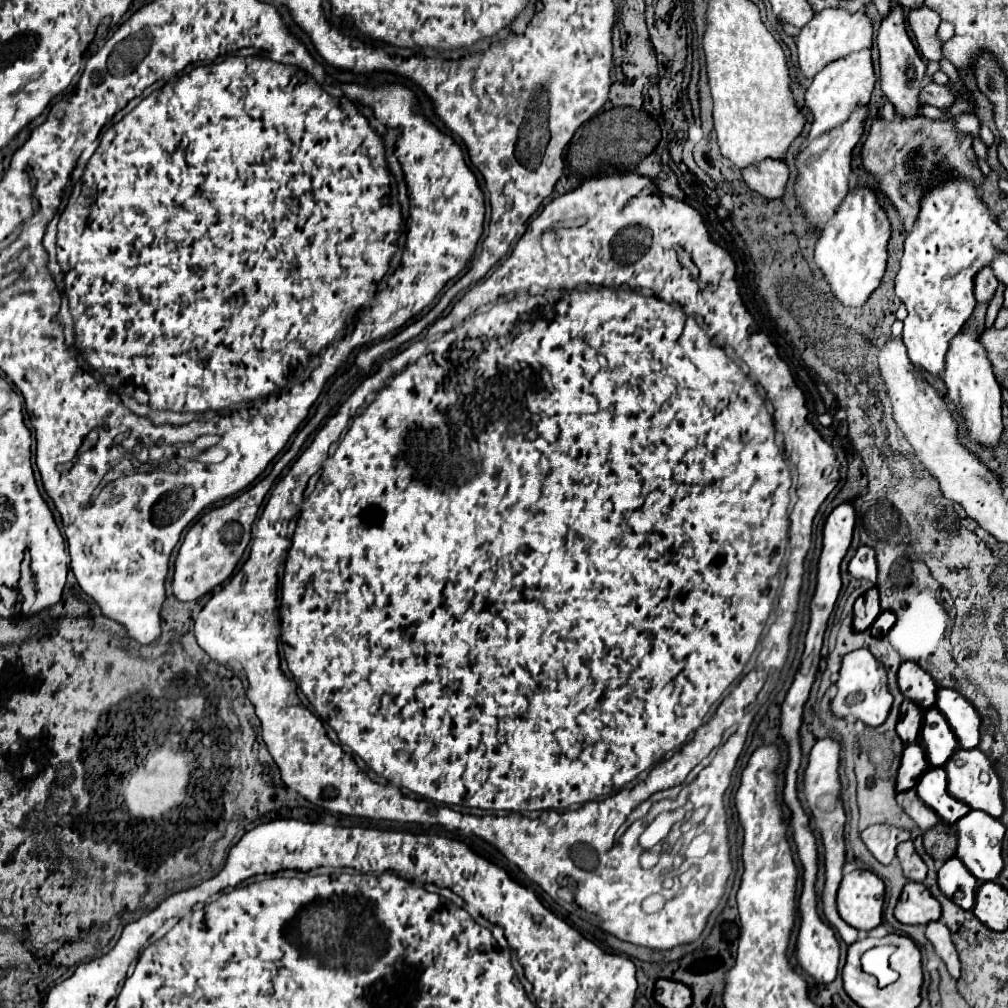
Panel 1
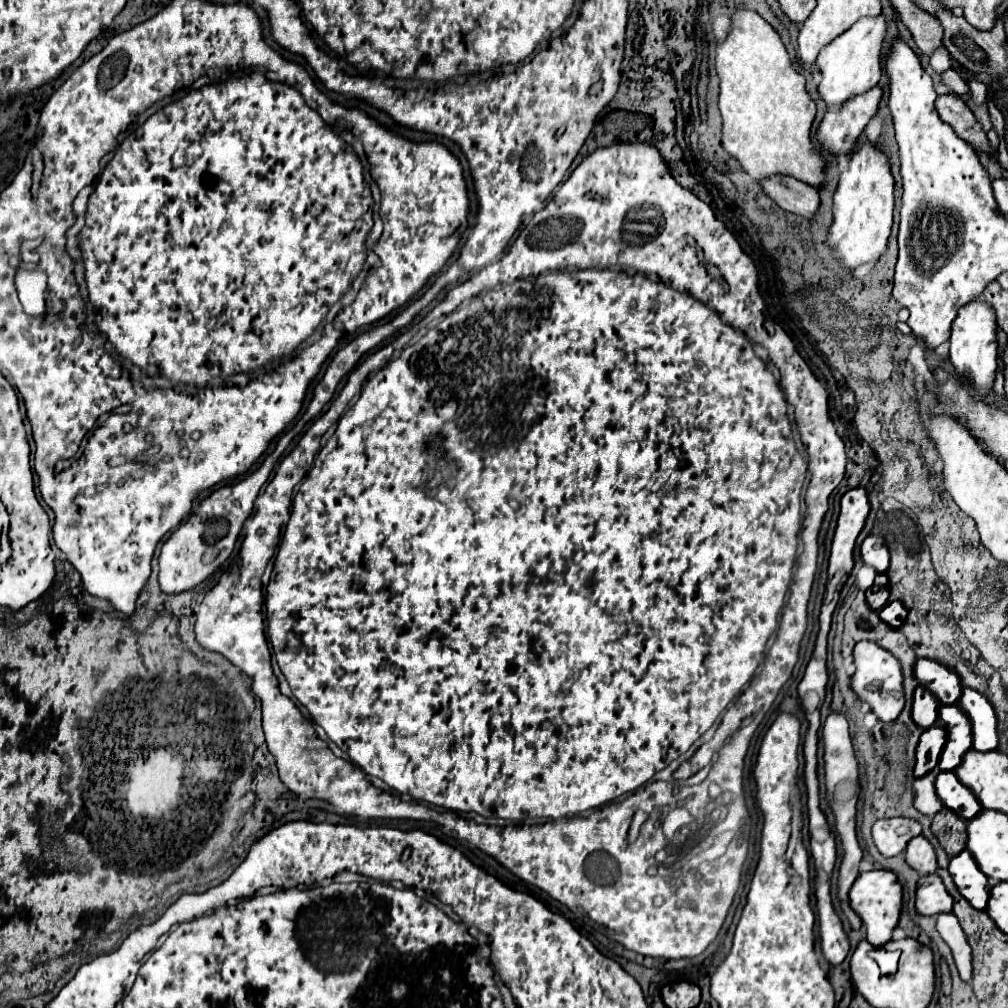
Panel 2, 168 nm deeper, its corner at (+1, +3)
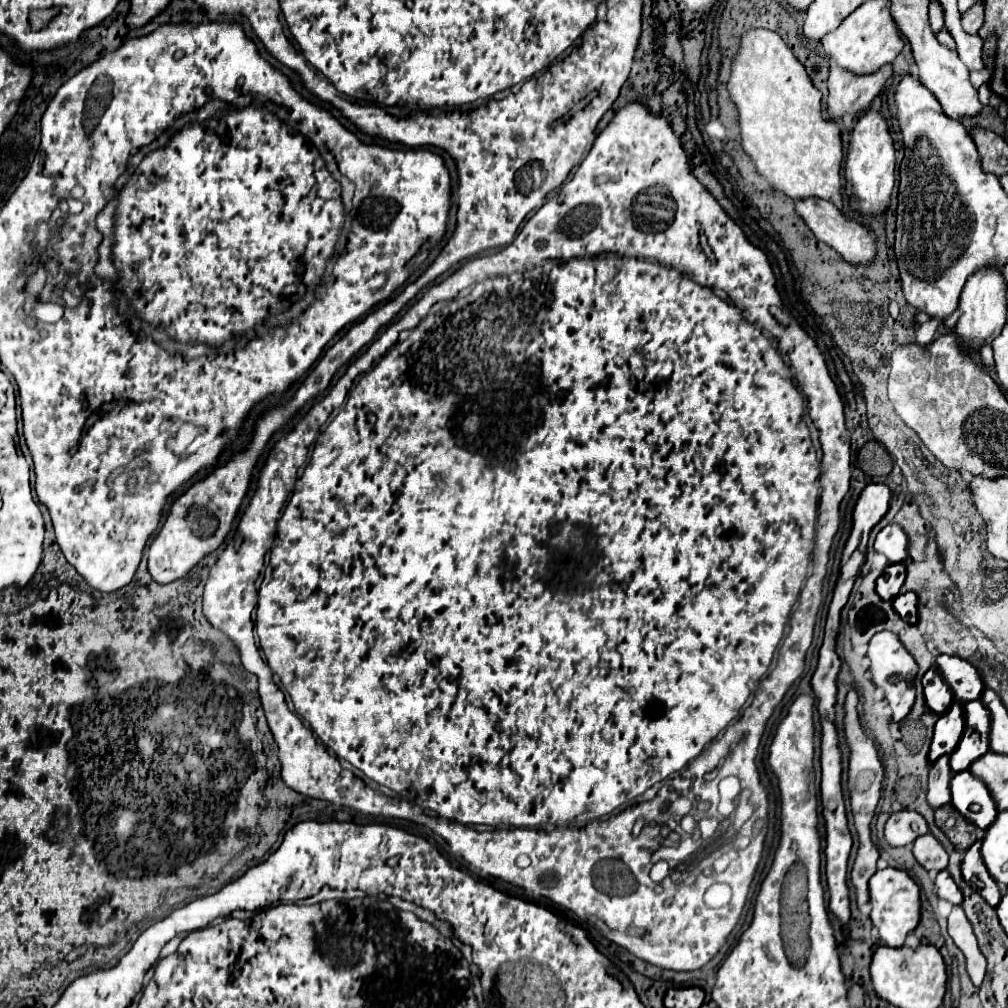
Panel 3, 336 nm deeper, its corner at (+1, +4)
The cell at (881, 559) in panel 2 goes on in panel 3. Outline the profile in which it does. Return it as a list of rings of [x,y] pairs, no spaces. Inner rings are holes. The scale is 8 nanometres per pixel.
[[[888,524],[886,528],[882,528],[882,530],[876,534],[874,550],[876,550],[878,554],[884,554],[890,564],[902,562],[902,560],[906,558],[906,548],[908,548],[906,534],[904,534],[904,530],[902,530],[900,526],[896,526],[896,524]]]

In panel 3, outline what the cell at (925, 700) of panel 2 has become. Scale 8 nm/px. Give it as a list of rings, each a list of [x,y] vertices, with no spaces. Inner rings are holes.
[[[934,668],[924,674],[922,686],[924,686],[924,698],[928,710],[932,710],[938,716],[944,714],[952,704],[952,692],[948,690],[948,686],[944,686],[944,680]]]

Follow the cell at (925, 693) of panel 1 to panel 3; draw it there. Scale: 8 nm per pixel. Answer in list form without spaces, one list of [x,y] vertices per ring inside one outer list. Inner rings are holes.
[[[938,656],[936,658],[936,670],[944,678],[944,682],[950,686],[954,694],[954,702],[970,702],[980,698],[980,690],[984,690],[984,682],[976,668],[958,658],[958,656]]]

